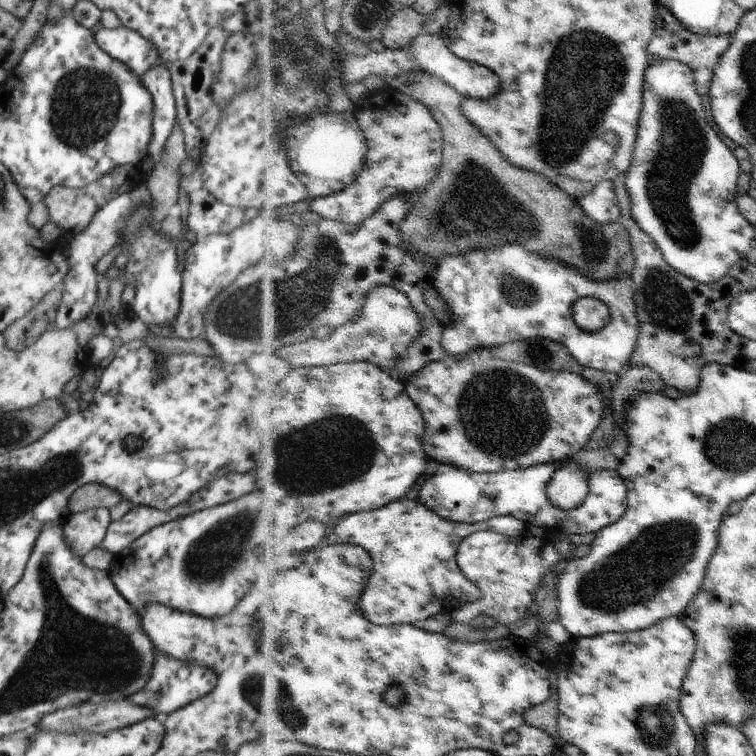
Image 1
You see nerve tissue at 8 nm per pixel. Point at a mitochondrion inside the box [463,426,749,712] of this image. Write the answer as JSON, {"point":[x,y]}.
{"point":[634,575]}

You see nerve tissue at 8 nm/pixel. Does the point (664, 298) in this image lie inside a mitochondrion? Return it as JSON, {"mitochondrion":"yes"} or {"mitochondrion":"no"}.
{"mitochondrion":"yes"}

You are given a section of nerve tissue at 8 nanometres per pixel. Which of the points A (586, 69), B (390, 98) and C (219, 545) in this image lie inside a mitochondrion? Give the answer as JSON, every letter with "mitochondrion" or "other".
{"A":"mitochondrion","B":"other","C":"mitochondrion"}

